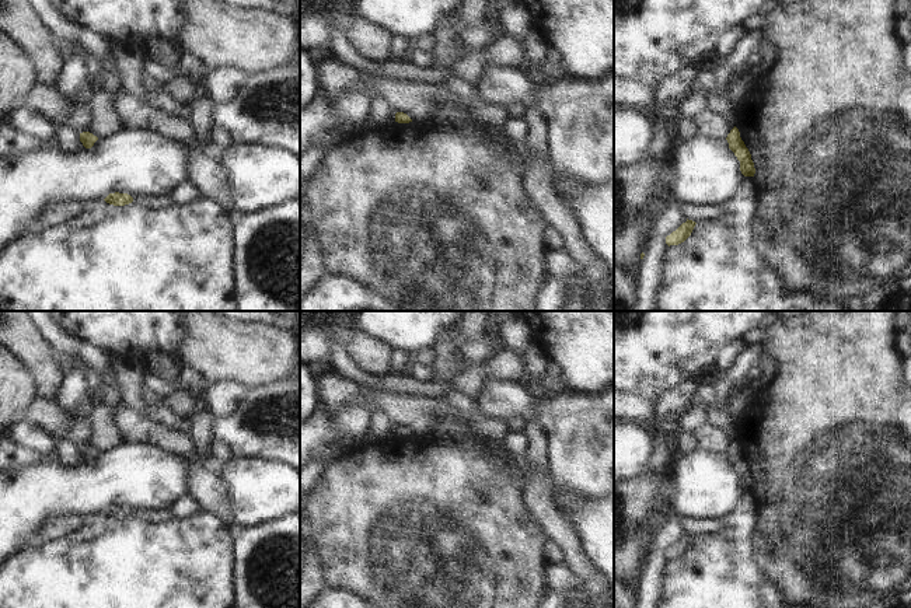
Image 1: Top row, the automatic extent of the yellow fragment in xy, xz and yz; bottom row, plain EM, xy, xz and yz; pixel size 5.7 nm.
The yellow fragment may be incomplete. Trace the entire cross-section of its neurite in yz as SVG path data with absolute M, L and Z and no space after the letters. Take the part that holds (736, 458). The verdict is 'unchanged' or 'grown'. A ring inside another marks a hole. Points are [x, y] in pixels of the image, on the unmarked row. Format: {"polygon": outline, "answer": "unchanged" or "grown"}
{"polygon": "M734 440L726 451L729 462L734 467L740 475L740 485L744 490L754 490L755 482L751 474L751 468L740 451L739 443Z", "answer": "unchanged"}

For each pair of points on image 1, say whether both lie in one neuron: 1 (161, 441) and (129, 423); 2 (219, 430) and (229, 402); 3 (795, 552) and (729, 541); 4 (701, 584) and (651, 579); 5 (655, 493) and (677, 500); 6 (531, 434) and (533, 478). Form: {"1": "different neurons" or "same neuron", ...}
{"1": "same neuron", "2": "different neurons", "3": "different neurons", "4": "different neurons", "5": "different neurons", "6": "same neuron"}

